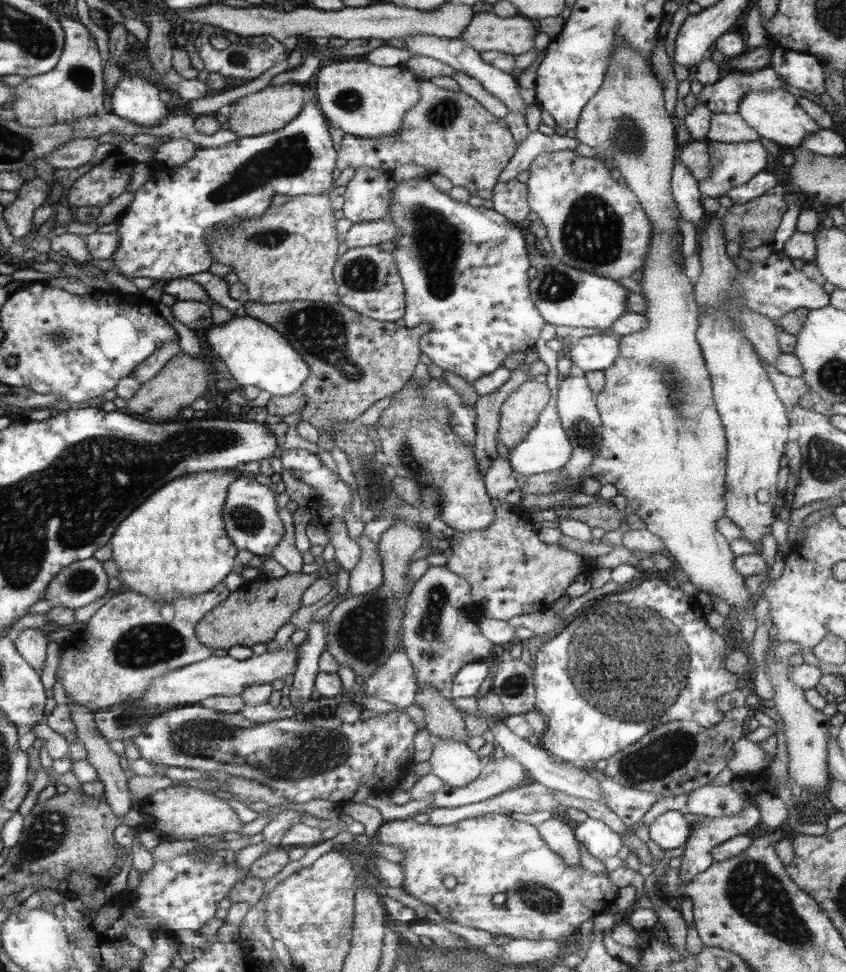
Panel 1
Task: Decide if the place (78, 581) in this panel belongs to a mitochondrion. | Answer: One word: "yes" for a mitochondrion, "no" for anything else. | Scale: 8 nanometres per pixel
yes

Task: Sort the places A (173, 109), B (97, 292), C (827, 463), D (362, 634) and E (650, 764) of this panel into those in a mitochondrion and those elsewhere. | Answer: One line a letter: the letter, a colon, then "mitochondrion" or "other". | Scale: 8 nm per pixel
A: other
B: other
C: mitochondrion
D: mitochondrion
E: mitochondrion

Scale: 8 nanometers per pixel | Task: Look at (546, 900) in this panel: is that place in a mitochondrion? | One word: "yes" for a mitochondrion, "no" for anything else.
yes

